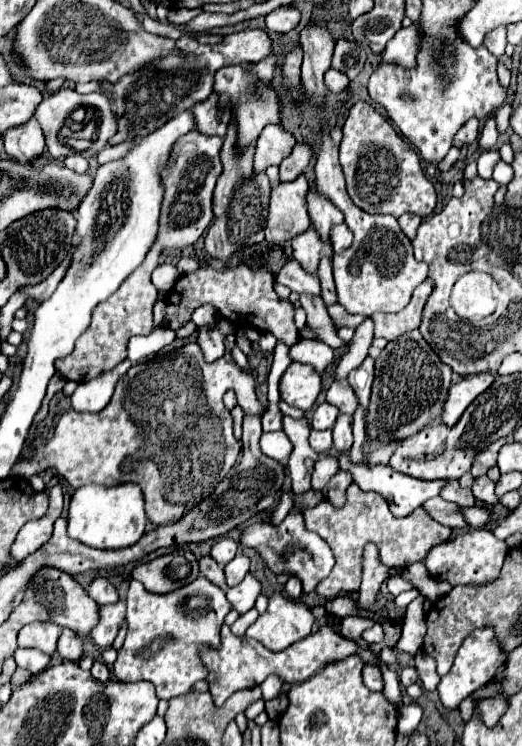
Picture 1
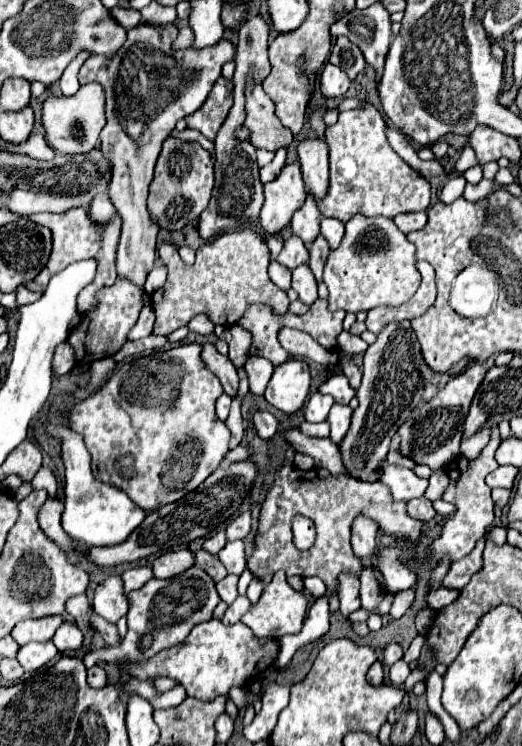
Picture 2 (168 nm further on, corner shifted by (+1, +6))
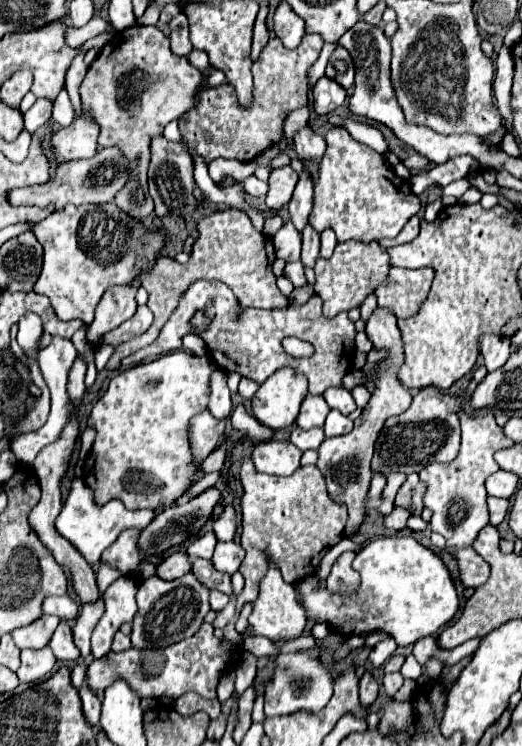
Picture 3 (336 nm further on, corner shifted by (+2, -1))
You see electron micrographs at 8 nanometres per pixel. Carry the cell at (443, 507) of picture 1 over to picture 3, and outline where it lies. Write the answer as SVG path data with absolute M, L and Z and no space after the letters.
M393 508L393 512L385 518L385 528L387 528L387 530L393 530L393 532L399 532L399 530L405 528L409 516L411 516L411 514L409 514L407 510L403 510L403 508Z

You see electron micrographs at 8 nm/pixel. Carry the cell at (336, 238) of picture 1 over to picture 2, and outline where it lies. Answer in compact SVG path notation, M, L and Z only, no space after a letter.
M322 219L320 221L320 233L326 237L330 249L336 249L344 237L344 223L340 223L338 219Z

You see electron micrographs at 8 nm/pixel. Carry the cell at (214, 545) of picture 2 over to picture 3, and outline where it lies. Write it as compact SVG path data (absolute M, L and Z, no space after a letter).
M205 532L205 534L199 534L193 542L191 542L191 546L187 548L187 554L191 556L191 558L211 558L211 554L213 554L213 550L215 550L215 542L217 542L217 538L215 538L215 534L213 532Z

